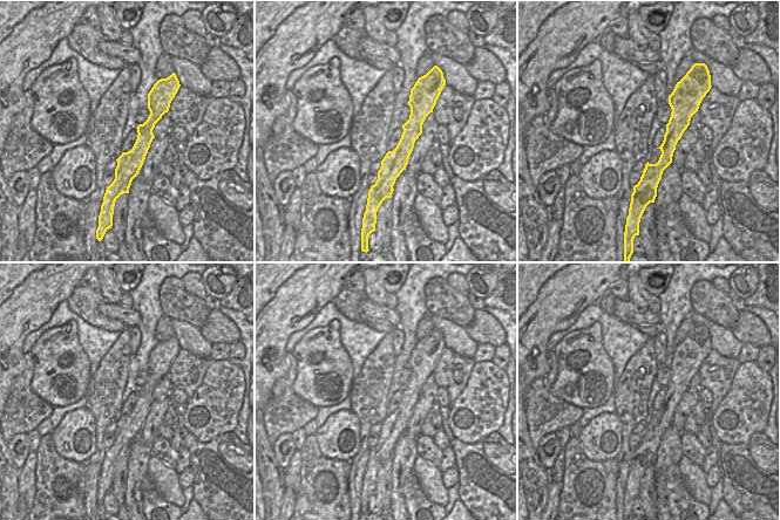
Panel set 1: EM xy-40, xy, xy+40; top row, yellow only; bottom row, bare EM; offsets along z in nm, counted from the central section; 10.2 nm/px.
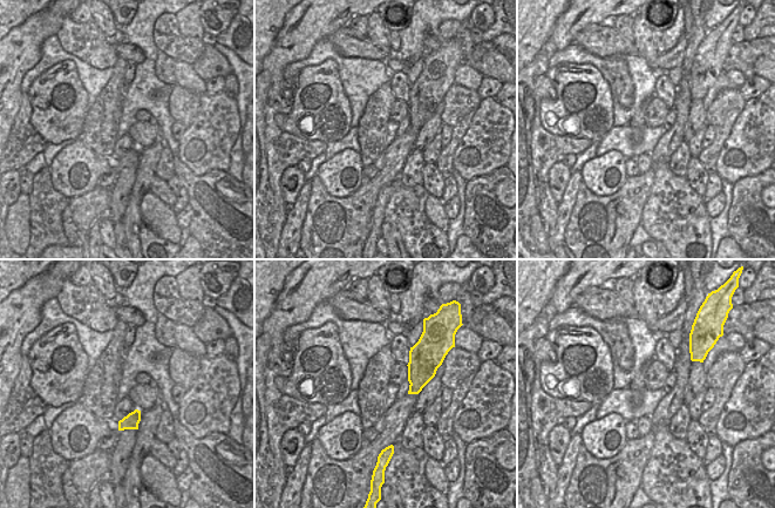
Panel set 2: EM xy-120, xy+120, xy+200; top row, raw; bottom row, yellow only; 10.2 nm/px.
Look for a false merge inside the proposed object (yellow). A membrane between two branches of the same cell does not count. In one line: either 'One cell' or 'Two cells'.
One cell.

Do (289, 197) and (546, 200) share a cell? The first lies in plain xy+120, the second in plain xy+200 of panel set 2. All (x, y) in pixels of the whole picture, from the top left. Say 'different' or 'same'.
different

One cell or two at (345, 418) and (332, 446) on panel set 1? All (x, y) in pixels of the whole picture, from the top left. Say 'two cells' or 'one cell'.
one cell

